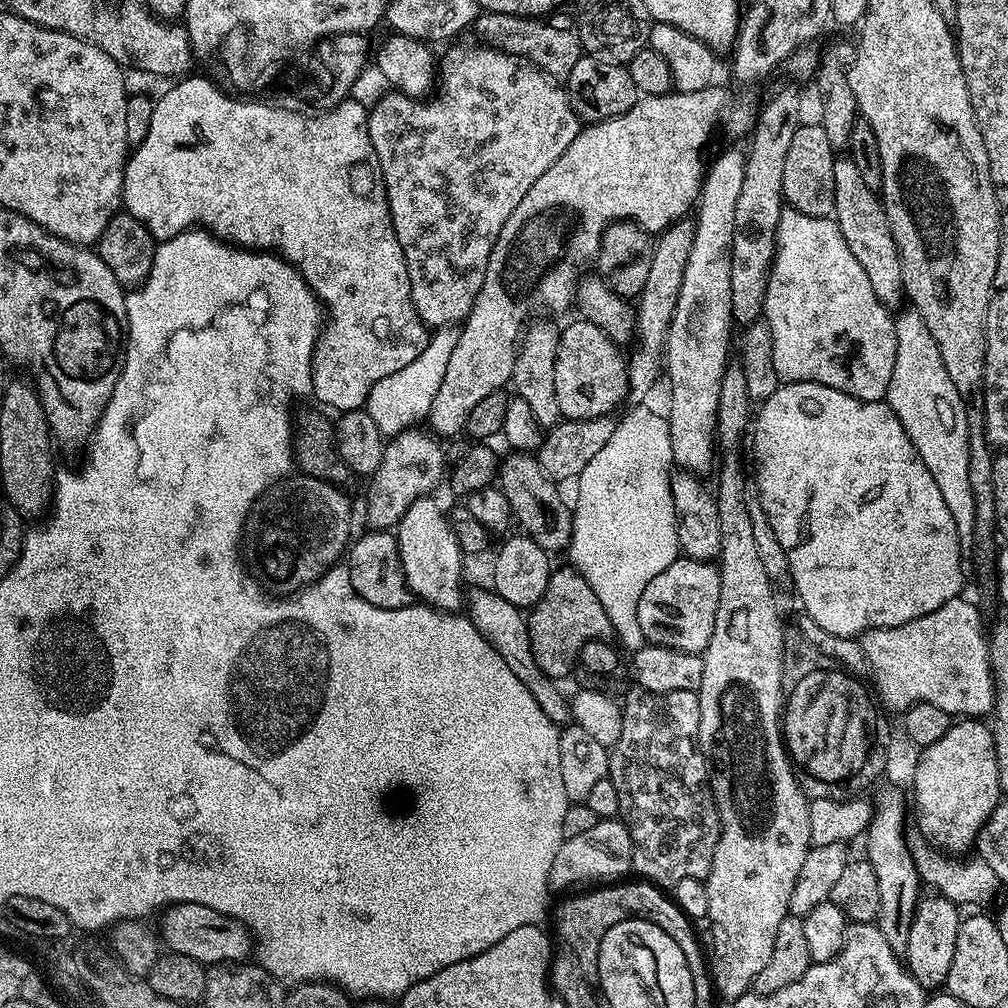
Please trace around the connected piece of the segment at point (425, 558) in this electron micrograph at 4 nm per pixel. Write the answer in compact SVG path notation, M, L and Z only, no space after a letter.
M427 496L411 504L397 524L395 538L404 577L413 595L436 611L455 613L461 609L461 604L463 607L466 598L465 592L462 592L464 553L455 536L451 519L432 499Z

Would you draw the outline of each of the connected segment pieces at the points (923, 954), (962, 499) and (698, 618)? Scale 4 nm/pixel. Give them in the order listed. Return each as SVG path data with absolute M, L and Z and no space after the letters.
M939 894L925 895L916 906L914 922L910 922L910 938L902 956L910 973L925 990L940 990L948 983L950 962L954 962L954 946L958 942L958 926L962 912L957 905Z
M908 306L897 311L894 319L896 357L894 374L890 374L886 403L894 410L898 422L902 422L902 430L906 430L906 438L910 438L918 458L922 458L926 470L930 470L930 478L934 478L954 518L961 545L968 546L974 540L974 494L970 491L970 450L966 426L968 410L958 390L954 390L950 374L946 374L938 342L934 342L934 334L926 330L922 314Z
M678 558L658 578L646 586L642 598L638 601L638 623L642 628L645 641L658 646L666 646L683 652L703 653L710 642L710 634L714 634L714 618L718 614L718 598L720 597L720 570L715 563Z

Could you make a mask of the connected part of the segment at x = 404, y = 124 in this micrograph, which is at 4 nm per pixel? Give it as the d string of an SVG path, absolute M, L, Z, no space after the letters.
M483 43L456 44L448 48L438 60L438 91L431 98L407 96L395 90L389 90L368 114L368 133L370 142L378 154L380 173L384 179L384 189L388 199L390 218L394 226L394 234L402 246L402 254L406 258L406 270L410 274L410 294L420 315L420 320L432 330L444 330L449 326L459 325L470 314L476 301L478 290L482 290L482 282L486 278L486 266L490 258L490 250L494 250L494 242L498 242L498 234L502 234L502 226L506 226L506 218L514 214L514 206L526 198L526 190L566 154L566 146L574 142L582 127L582 121L572 109L567 91L557 81L547 77L535 64L523 60L520 56L512 56L501 52L498 48L485 46Z

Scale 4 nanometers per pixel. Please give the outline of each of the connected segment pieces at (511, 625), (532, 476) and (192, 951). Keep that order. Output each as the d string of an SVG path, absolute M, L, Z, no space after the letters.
M486 589L480 590L468 598L468 617L472 625L480 634L502 655L503 661L510 670L517 675L538 706L542 707L542 712L558 726L567 723L571 719L571 705L567 695L564 696L553 677L546 676L536 662L534 662L533 650L530 646L528 623L523 611L506 602L504 598L496 594L495 591Z
M524 450L509 451L509 456L499 461L498 486L510 502L515 523L521 524L525 535L550 553L564 549L571 543L572 513L570 504L560 497L557 481L551 480L544 472L535 455Z
M189 900L171 905L164 914L163 943L168 943L172 947L169 949L175 955L194 958L205 966L234 964L247 961L251 957L248 955L252 952L254 936L248 925L241 920L235 920L218 910L210 910L210 906L202 906Z

